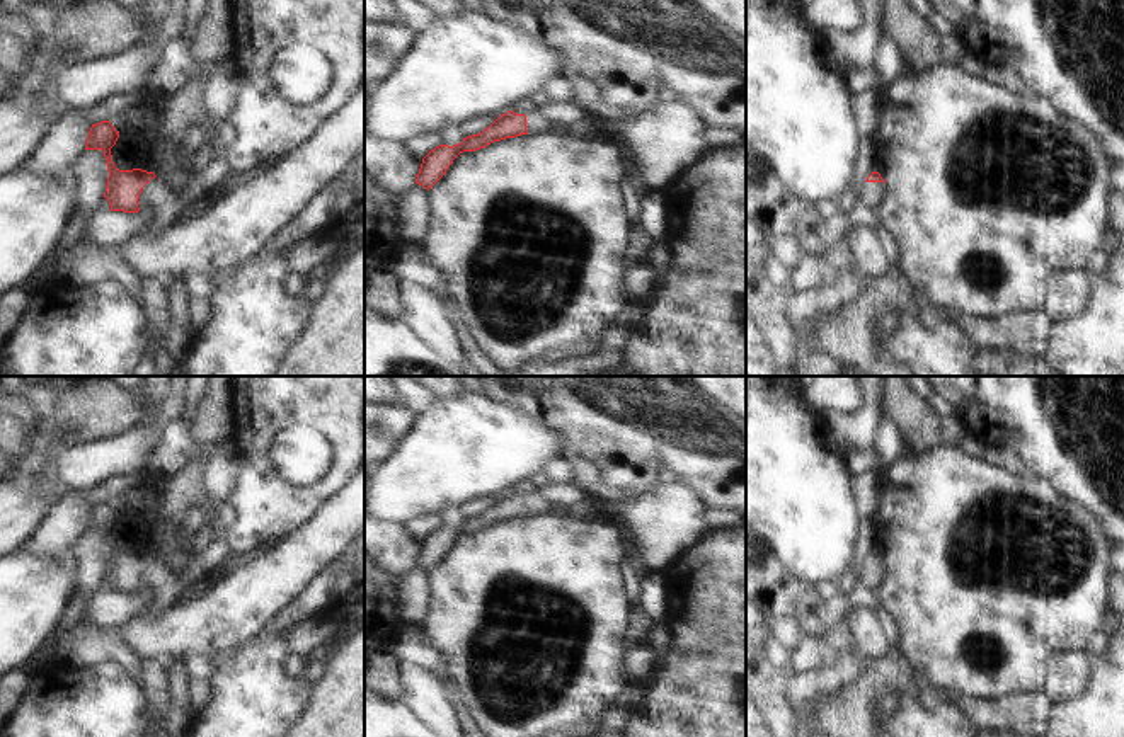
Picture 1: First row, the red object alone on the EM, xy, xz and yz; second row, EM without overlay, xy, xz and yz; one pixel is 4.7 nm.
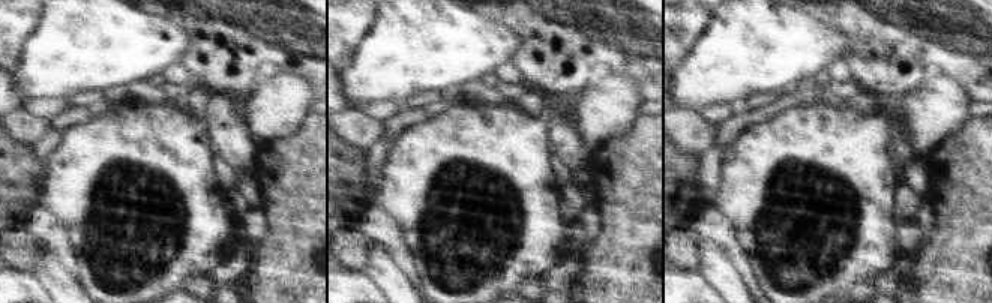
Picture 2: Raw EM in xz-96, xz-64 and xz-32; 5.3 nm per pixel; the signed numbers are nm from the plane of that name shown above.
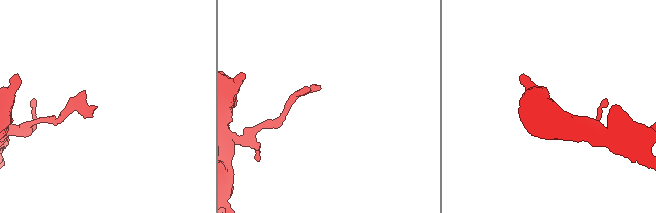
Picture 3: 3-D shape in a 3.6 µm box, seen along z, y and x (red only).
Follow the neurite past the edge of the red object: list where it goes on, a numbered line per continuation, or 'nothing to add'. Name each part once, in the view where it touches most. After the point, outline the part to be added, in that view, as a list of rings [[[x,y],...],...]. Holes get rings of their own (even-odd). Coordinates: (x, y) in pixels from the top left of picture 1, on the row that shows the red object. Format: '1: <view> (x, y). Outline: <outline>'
nothing to add

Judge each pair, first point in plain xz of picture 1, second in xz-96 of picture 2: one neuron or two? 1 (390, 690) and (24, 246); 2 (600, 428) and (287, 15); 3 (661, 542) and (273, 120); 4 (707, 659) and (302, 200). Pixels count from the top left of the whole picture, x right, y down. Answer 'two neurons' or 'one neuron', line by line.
1: one neuron
2: one neuron
3: one neuron
4: one neuron

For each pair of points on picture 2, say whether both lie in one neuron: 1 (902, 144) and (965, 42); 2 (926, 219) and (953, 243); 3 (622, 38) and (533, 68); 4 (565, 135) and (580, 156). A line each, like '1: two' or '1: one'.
1: two
2: two
3: one
4: one

